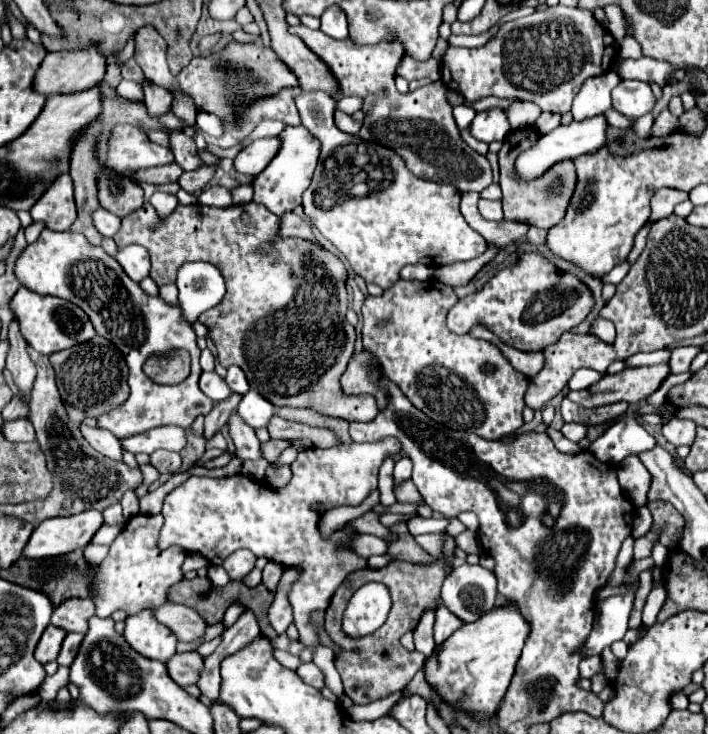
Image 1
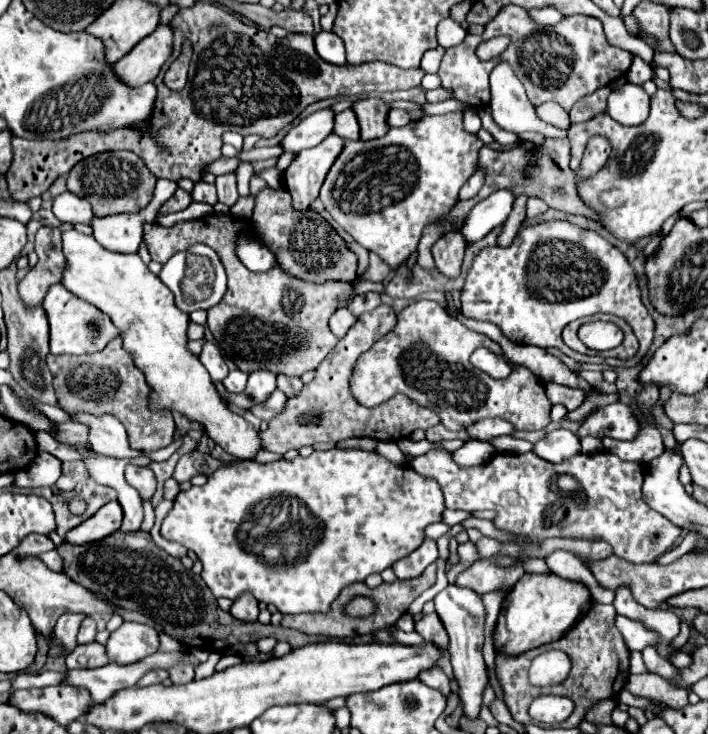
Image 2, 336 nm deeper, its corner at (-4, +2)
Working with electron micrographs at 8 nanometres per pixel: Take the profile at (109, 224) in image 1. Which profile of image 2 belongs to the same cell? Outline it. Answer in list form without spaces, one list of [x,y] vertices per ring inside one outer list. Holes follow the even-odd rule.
[[[64,191],[62,195],[58,195],[54,199],[52,211],[62,223],[72,223],[72,225],[74,223],[90,223],[90,219],[94,217],[90,203],[76,197],[70,191]]]

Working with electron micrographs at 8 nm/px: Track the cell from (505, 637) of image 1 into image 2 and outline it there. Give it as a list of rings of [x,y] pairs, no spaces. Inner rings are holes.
[[[524,573],[524,577],[510,589],[502,605],[494,631],[494,647],[496,651],[508,651],[508,655],[518,655],[532,647],[552,643],[560,639],[566,631],[570,631],[574,623],[590,611],[590,603],[592,595],[588,587],[580,581],[562,579],[554,573]]]

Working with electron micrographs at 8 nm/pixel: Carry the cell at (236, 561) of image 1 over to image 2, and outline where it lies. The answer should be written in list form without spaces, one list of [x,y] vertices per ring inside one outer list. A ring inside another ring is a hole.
[[[242,595],[238,601],[234,601],[232,609],[230,609],[232,617],[242,621],[242,623],[254,623],[258,621],[258,601],[252,599],[252,595]]]

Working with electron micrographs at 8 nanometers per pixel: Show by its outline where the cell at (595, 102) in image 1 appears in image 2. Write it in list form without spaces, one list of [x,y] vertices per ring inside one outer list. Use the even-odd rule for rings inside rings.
[[[500,61],[490,73],[492,89],[492,117],[494,121],[512,133],[538,131],[544,137],[556,137],[556,129],[538,119],[536,107],[528,101],[524,85],[516,77],[510,63]]]

